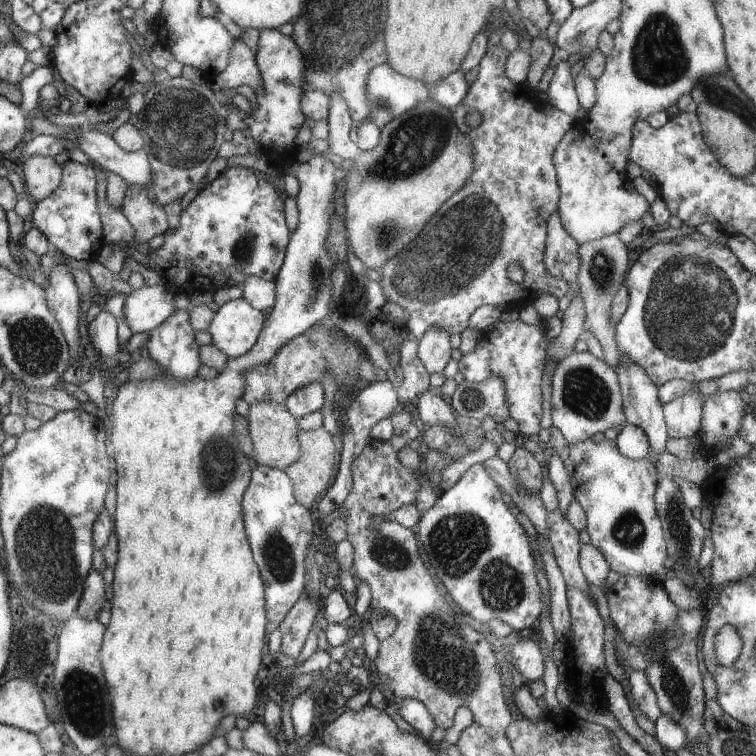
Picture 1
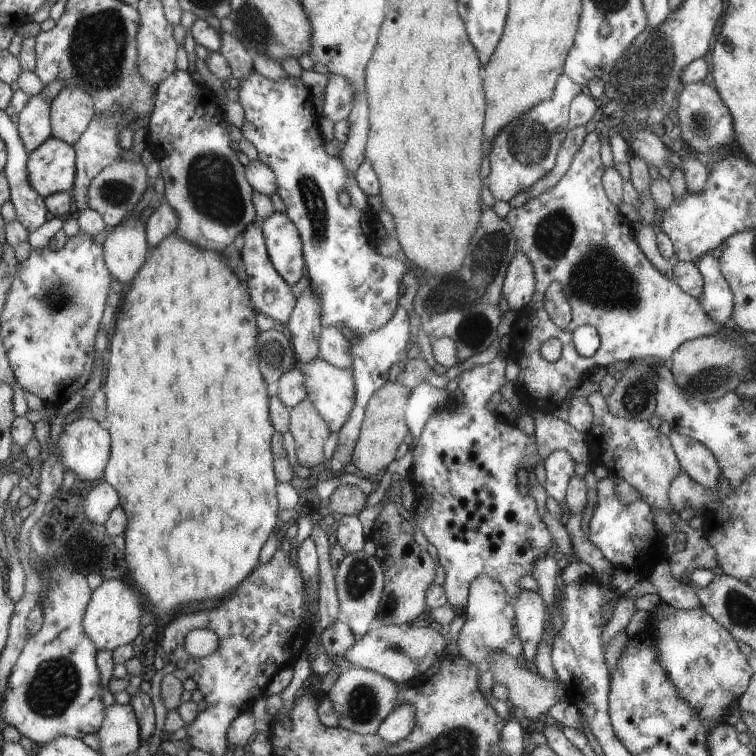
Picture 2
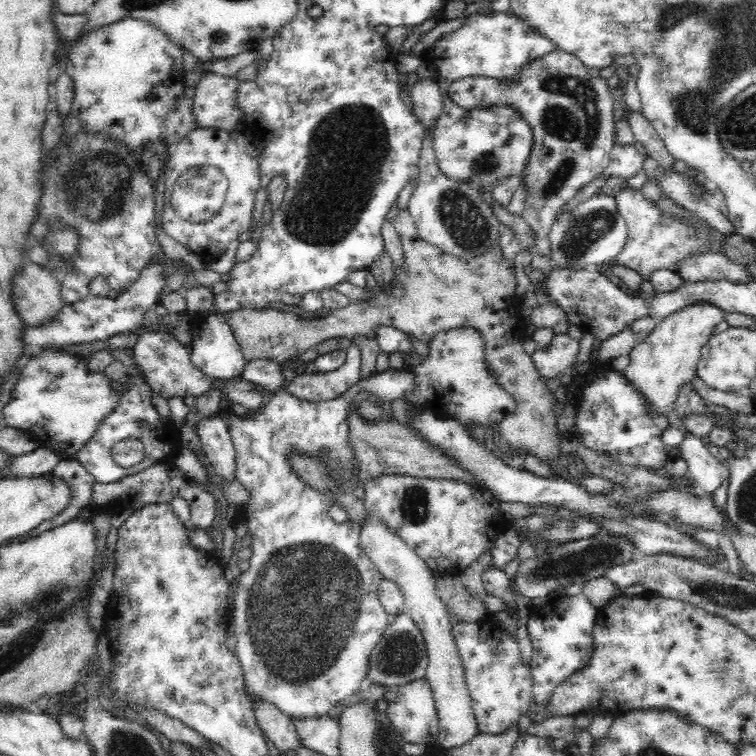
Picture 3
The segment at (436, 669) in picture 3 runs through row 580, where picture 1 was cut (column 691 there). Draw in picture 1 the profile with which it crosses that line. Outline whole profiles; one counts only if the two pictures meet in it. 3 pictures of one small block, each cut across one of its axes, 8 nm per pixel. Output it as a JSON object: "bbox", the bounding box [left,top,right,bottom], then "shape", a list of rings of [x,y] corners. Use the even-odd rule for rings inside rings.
{"bbox":[662,390,703,437],"shape":[[[687,390],[685,394],[673,398],[662,406],[666,422],[667,437],[691,437],[699,431],[702,419],[703,394],[697,390]]]}

